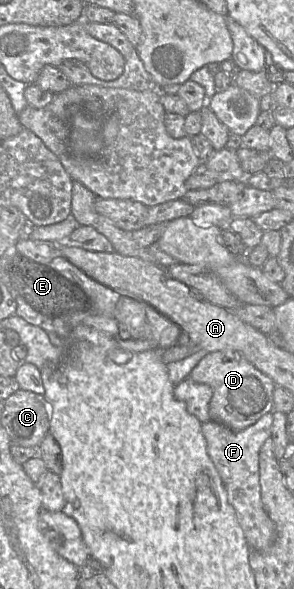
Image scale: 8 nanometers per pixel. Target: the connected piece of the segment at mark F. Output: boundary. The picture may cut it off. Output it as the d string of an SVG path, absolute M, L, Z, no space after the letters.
M269 412L254 424L242 431L233 431L223 424L208 421L201 425L201 430L207 444L207 453L214 463L227 492L228 501L236 512L238 522L243 530L250 550L264 550L270 547L276 539L276 528L264 509L261 500L261 485L259 471L259 452L266 439L271 437L273 413Z

